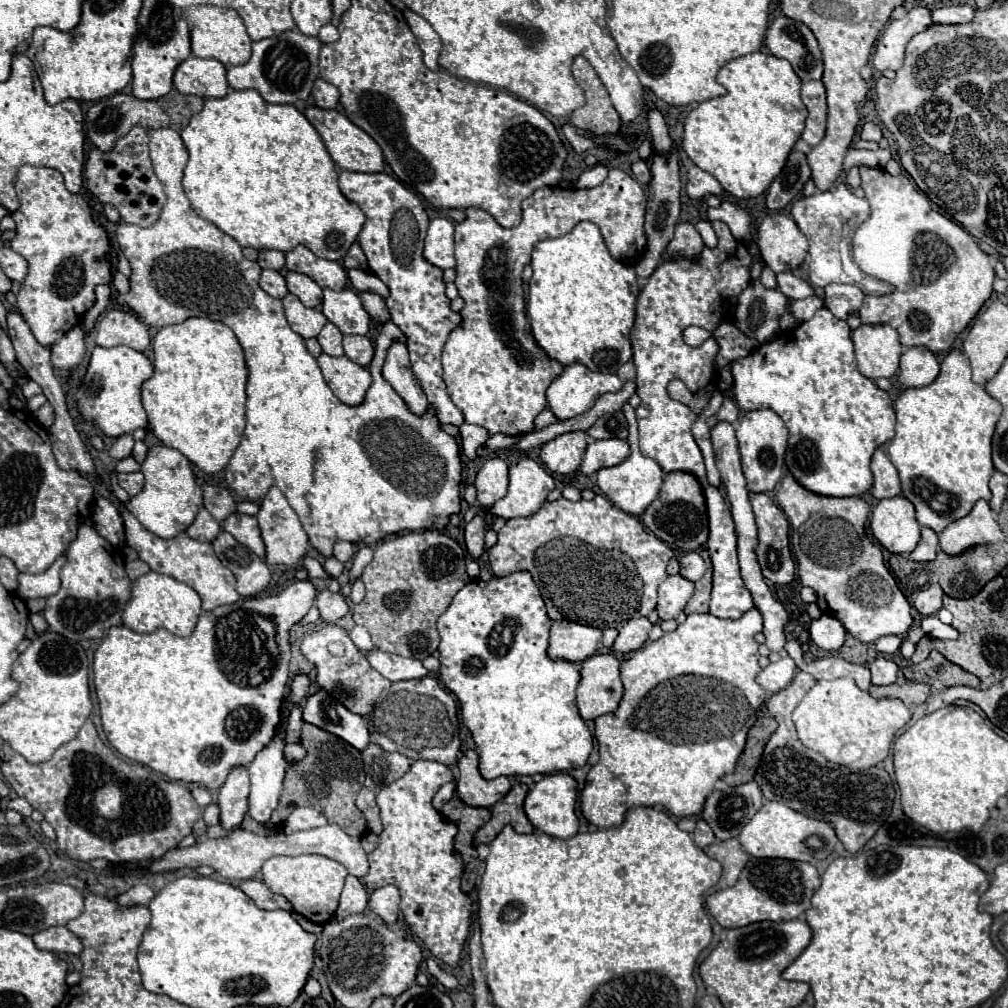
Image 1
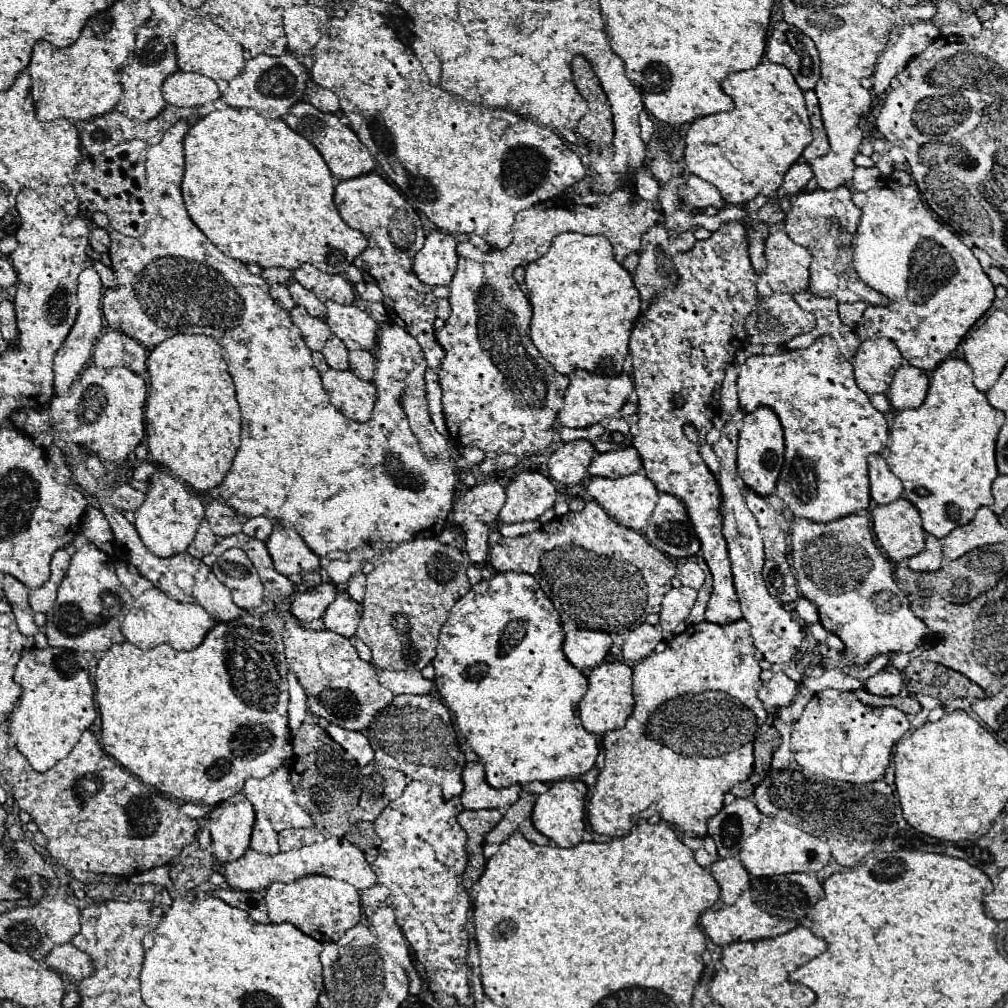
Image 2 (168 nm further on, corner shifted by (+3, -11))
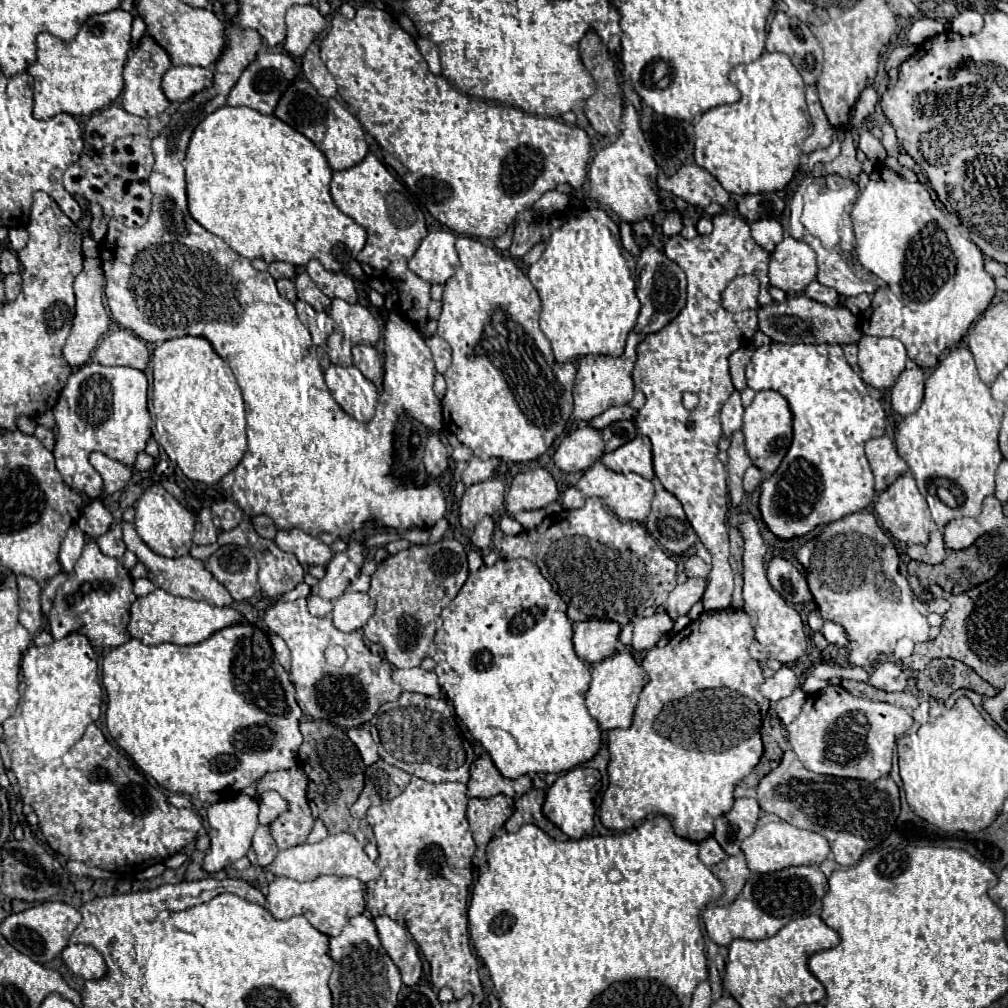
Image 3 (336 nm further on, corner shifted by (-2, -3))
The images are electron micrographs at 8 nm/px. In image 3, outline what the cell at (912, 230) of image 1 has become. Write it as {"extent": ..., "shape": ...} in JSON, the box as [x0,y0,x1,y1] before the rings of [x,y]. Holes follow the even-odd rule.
{"extent":[852,164,996,368],"shape":[[[876,164],[876,166],[874,166],[874,170],[872,170],[872,174],[870,174],[868,186],[858,194],[858,200],[856,200],[854,208],[852,208],[852,224],[854,224],[856,254],[858,254],[860,264],[888,284],[888,288],[878,288],[878,290],[876,290],[876,294],[874,294],[874,298],[872,298],[872,306],[870,306],[870,312],[872,312],[872,314],[870,314],[870,318],[862,318],[862,334],[870,334],[870,336],[878,336],[878,338],[884,338],[884,336],[886,336],[886,338],[898,338],[898,340],[906,346],[908,356],[910,356],[920,368],[934,368],[934,366],[938,364],[940,354],[942,354],[946,348],[958,344],[966,332],[968,332],[968,328],[970,328],[972,322],[977,320],[986,308],[988,308],[988,304],[992,302],[992,296],[994,296],[994,292],[996,292],[996,286],[994,286],[992,276],[986,274],[986,270],[984,270],[982,252],[978,250],[978,246],[976,246],[970,238],[962,236],[962,232],[960,232],[954,224],[948,222],[948,218],[944,216],[944,212],[942,212],[940,208],[936,208],[936,204],[934,204],[934,200],[930,198],[928,190],[926,190],[920,182],[916,182],[916,184],[904,182],[904,180],[902,180],[892,168],[888,168],[886,164]]]}

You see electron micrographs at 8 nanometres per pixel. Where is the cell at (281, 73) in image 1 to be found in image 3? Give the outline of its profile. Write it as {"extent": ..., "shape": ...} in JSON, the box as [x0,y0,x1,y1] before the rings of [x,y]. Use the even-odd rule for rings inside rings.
{"extent":[228,48,298,114],"shape":[[[264,48],[258,52],[258,58],[242,72],[240,80],[232,88],[232,92],[228,96],[228,106],[248,106],[248,108],[258,110],[260,114],[272,114],[282,92],[292,84],[296,74],[298,74],[298,66],[292,56],[288,56],[286,52],[280,52],[280,50]]]}

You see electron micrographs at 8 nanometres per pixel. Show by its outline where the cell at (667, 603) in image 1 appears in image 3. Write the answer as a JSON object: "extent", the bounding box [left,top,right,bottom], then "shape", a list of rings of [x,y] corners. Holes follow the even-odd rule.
{"extent":[666,578,706,618],"shape":[[[688,578],[684,584],[676,586],[666,602],[666,612],[670,618],[678,618],[682,614],[688,614],[690,608],[702,598],[706,590],[706,580],[704,578]]]}

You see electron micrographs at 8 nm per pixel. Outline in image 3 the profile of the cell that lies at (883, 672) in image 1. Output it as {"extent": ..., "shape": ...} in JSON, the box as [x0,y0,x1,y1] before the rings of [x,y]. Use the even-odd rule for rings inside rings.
{"extent":[870,662,906,692],"shape":[[[882,662],[870,674],[870,684],[884,692],[902,692],[906,688],[906,674],[896,662]]]}

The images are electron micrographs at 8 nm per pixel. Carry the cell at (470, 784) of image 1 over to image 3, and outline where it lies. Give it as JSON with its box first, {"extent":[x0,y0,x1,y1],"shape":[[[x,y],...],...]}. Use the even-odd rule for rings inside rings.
{"extent":[468,754,532,800],"shape":[[[482,754],[470,768],[470,782],[468,782],[468,796],[470,798],[490,798],[496,794],[506,794],[514,800],[524,796],[532,786],[530,776],[520,776],[516,780],[504,778],[498,768],[494,766],[488,754]]]}

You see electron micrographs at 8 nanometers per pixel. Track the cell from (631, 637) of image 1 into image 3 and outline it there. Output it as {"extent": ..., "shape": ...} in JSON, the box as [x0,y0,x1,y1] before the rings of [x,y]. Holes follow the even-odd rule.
{"extent":[632,610,674,650],"shape":[[[664,610],[656,612],[650,618],[636,620],[632,648],[634,650],[650,650],[650,648],[654,648],[658,644],[658,640],[672,630],[672,626],[674,626],[674,620],[668,618],[668,614]]]}

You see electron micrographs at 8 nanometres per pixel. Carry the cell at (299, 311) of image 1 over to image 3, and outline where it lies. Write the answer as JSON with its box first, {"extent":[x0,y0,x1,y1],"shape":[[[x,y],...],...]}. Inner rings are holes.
{"extent":[294,300,334,346],"shape":[[[302,300],[294,302],[294,306],[296,306],[300,322],[310,330],[314,344],[316,346],[324,346],[326,338],[334,330],[334,320],[326,312],[316,312],[310,304],[306,304]]]}

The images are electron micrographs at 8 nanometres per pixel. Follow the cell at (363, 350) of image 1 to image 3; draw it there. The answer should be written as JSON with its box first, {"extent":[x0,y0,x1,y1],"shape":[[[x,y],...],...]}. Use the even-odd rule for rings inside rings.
{"extent":[352,346,382,380],"shape":[[[354,346],[352,348],[352,356],[354,356],[354,366],[368,378],[368,380],[380,380],[382,378],[382,360],[378,356],[378,352],[372,346]]]}

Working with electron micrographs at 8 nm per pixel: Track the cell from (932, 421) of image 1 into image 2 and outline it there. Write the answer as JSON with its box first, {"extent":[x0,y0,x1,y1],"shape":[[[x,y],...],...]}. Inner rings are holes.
{"extent":[889,358,1003,540],"shape":[[[963,358],[943,360],[931,376],[931,386],[927,398],[921,406],[911,410],[901,410],[891,422],[889,434],[889,470],[901,480],[903,496],[919,510],[923,518],[923,530],[941,540],[953,528],[965,526],[973,520],[977,508],[993,506],[991,484],[997,478],[997,468],[993,460],[993,446],[1003,424],[1003,414],[993,410],[983,392],[971,384],[971,368]]]}

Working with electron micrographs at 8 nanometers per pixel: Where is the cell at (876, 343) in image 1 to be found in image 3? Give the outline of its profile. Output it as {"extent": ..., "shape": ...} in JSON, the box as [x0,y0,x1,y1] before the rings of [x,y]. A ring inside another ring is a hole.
{"extent":[858,336,906,390],"shape":[[[862,336],[858,342],[860,378],[878,390],[892,388],[906,366],[906,348],[896,338]]]}

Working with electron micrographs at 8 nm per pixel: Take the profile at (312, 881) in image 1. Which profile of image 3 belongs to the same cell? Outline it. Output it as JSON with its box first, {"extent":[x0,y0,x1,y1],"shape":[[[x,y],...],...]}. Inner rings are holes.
{"extent":[266,876,366,936],"shape":[[[320,876],[312,882],[274,878],[268,886],[266,900],[268,900],[268,910],[276,920],[288,920],[300,914],[326,936],[338,936],[350,918],[366,910],[362,882],[356,878],[340,878],[340,876]]]}

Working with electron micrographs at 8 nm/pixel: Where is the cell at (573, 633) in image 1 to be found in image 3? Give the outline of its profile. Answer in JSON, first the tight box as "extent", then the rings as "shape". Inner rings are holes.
{"extent":[574,620,618,664],"shape":[[[586,620],[574,624],[574,650],[580,660],[596,664],[616,652],[618,622],[612,620]]]}

